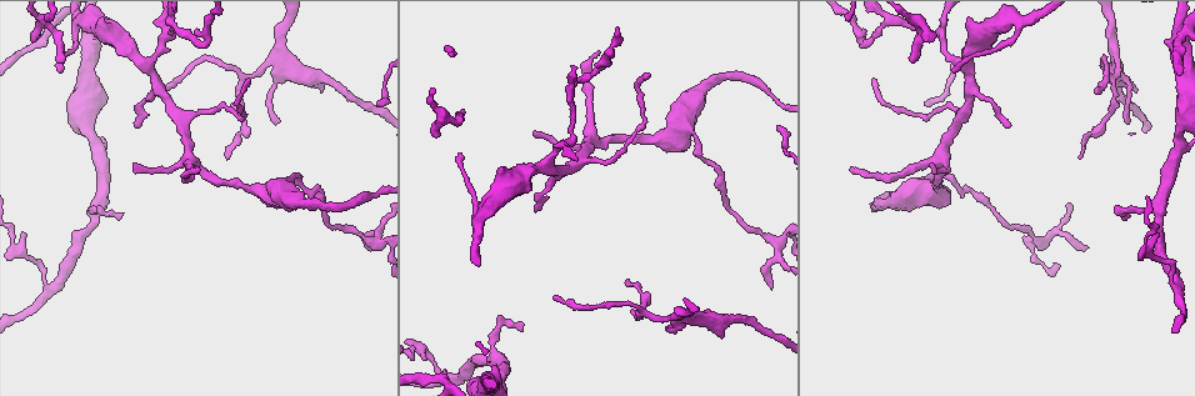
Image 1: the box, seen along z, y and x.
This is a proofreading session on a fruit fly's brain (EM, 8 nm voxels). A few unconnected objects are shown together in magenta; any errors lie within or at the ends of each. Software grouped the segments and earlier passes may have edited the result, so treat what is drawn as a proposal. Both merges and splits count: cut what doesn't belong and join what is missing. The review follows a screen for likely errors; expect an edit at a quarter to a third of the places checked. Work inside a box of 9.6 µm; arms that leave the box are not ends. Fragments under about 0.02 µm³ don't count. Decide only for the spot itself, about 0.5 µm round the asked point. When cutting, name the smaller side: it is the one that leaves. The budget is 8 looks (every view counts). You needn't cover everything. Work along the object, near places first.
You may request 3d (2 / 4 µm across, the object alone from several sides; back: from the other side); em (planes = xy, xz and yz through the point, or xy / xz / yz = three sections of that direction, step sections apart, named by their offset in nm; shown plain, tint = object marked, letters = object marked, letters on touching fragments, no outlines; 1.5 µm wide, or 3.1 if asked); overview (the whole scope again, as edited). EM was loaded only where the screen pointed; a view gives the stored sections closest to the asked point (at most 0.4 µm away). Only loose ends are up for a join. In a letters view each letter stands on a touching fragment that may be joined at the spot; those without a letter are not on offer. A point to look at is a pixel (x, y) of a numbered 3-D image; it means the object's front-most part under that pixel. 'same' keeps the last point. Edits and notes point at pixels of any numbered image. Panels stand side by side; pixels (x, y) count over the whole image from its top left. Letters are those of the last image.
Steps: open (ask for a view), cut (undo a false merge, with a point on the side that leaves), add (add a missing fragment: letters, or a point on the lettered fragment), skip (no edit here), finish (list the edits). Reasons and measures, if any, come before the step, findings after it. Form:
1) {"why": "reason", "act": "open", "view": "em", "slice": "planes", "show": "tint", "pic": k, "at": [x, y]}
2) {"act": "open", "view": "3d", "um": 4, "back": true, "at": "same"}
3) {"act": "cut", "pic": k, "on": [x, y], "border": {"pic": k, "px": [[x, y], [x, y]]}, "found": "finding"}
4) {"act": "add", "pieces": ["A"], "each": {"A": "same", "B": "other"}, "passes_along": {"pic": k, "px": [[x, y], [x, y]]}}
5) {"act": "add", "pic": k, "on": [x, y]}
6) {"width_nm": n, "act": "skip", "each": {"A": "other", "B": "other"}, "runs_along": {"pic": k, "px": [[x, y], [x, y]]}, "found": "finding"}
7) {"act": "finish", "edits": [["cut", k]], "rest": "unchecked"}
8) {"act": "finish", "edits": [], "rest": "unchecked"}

{"act": "open", "view": "em", "slice": "planes", "show": "letters", "pic": 1, "at": [1080, 158]}

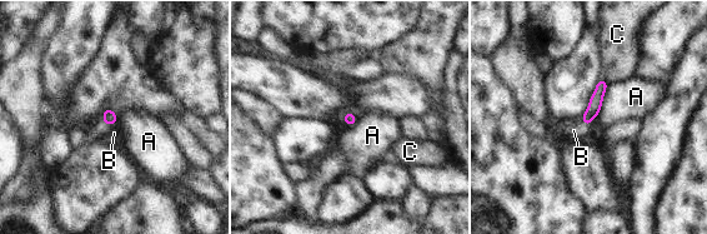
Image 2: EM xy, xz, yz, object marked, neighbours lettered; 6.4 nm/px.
{"act": "add", "pieces": ["B"], "each": {"A": "other", "B": "same", "C": "other"}, "passes_along": {"pic": 2, "px": [[109, 116], [113, 124], [114, 133]]}, "found": "it goes on there"}

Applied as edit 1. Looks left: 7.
{"why": "thin end", "act": "open", "view": "em", "slice": "planes", "show": "letters", "pic": 1, "at": [1124, 120]}

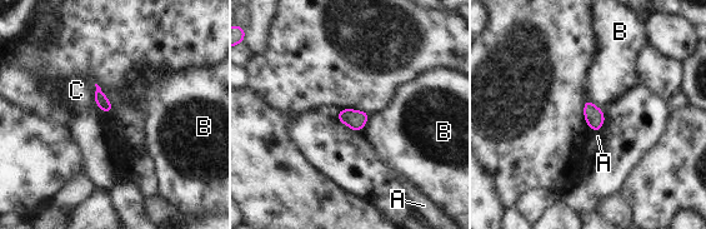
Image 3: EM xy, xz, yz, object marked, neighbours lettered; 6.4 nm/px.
{"act": "skip", "each": {"A": "other", "B": "other", "C": "other"}, "border": {"pic": 3, "px": [[370, 114], [361, 129]]}, "found": "none of them fits"}

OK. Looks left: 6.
{"act": "finish", "edits": [["add", 2]], "rest": "unchecked"}

